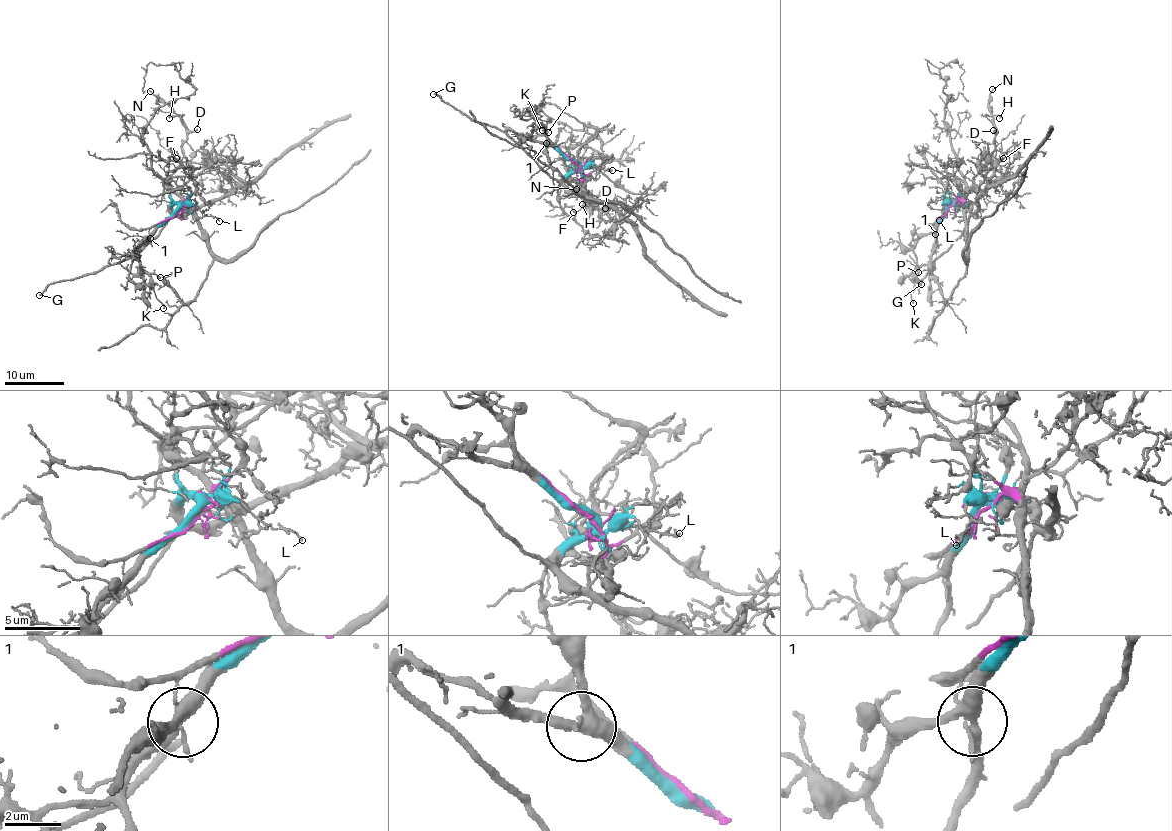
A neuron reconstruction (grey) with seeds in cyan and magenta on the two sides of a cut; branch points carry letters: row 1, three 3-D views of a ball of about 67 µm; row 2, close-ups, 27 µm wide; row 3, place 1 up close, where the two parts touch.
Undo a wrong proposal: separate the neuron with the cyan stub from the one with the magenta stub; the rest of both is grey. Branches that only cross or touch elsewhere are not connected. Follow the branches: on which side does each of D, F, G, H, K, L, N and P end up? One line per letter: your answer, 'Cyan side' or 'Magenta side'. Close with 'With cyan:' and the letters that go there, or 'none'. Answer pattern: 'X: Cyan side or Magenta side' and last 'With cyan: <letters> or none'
D: Magenta side
F: Magenta side
G: Cyan side
H: Magenta side
K: Cyan side
L: Cyan side
N: Magenta side
P: Cyan side
With cyan: G, K, L, P

